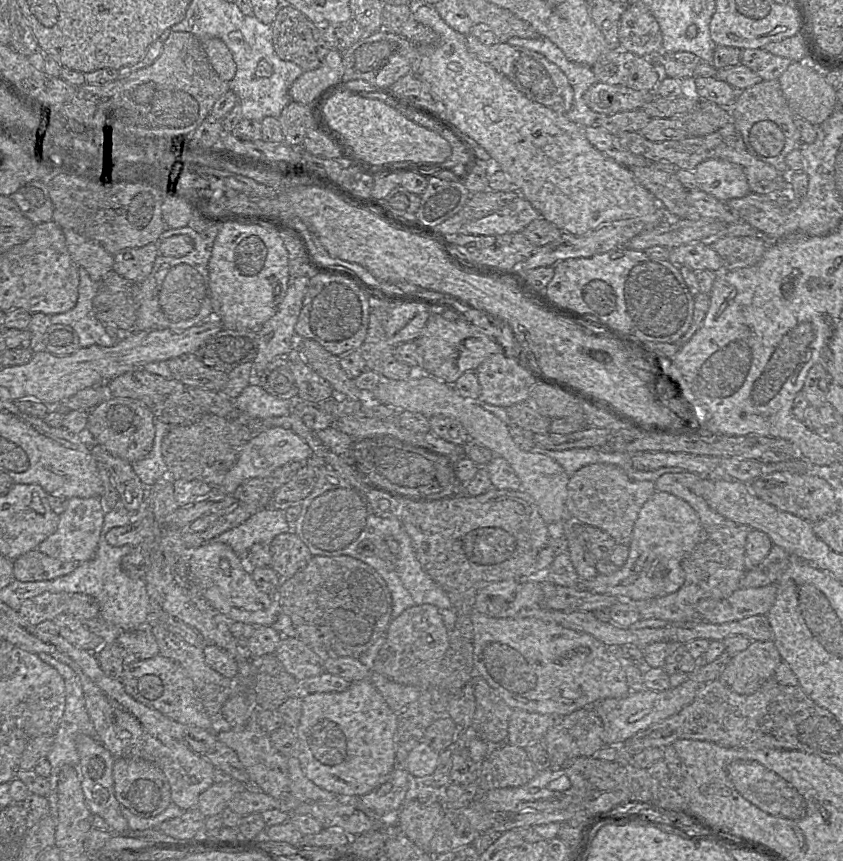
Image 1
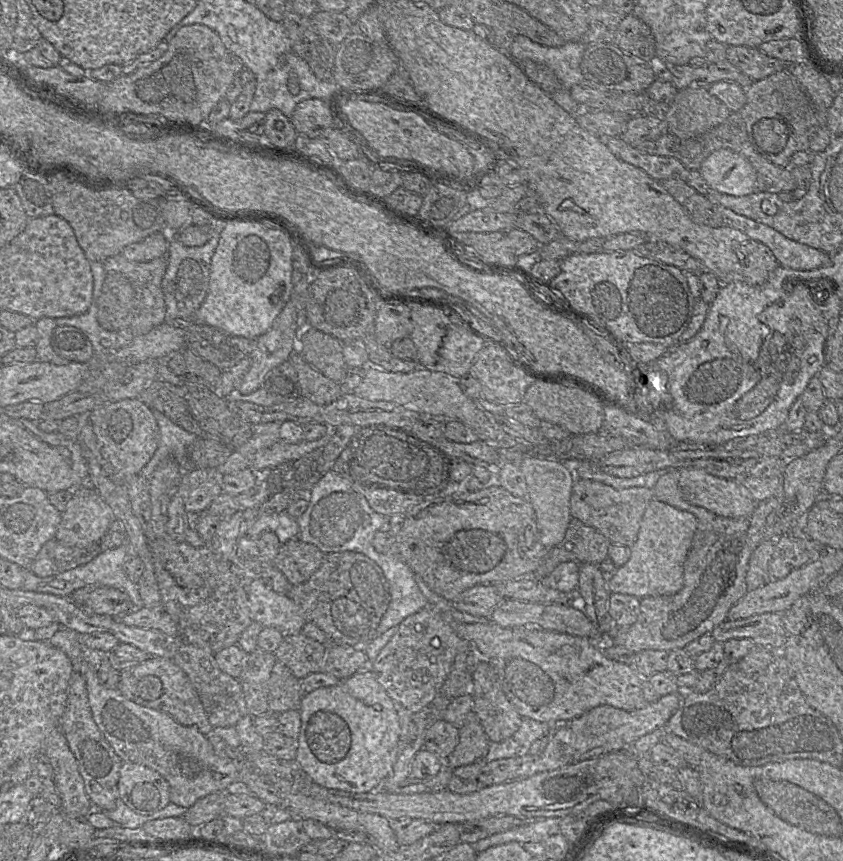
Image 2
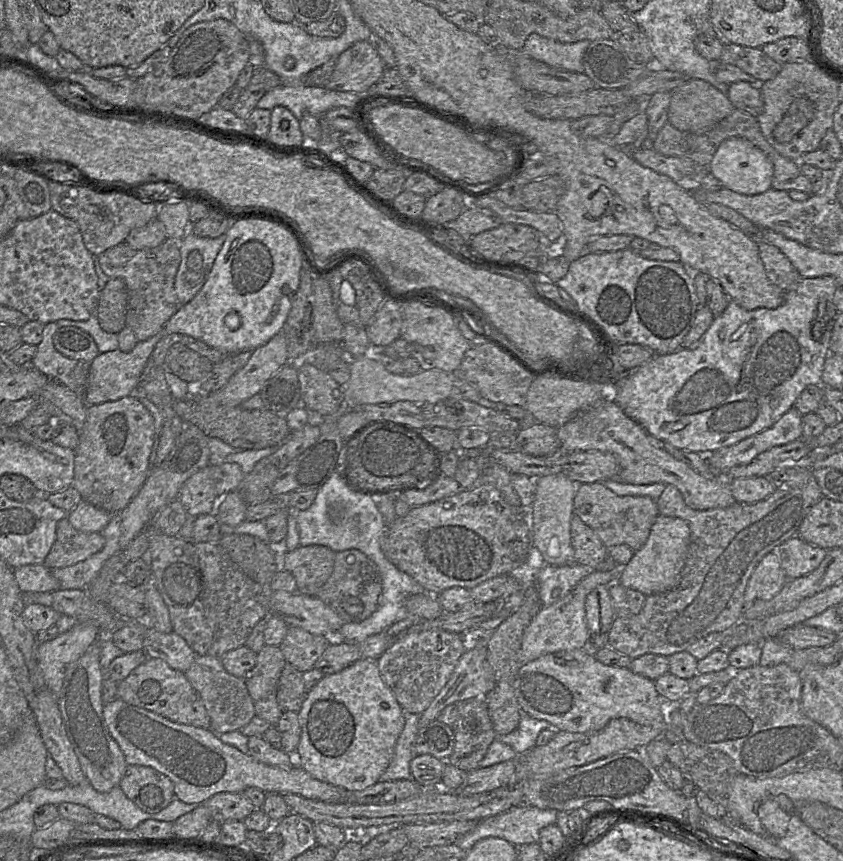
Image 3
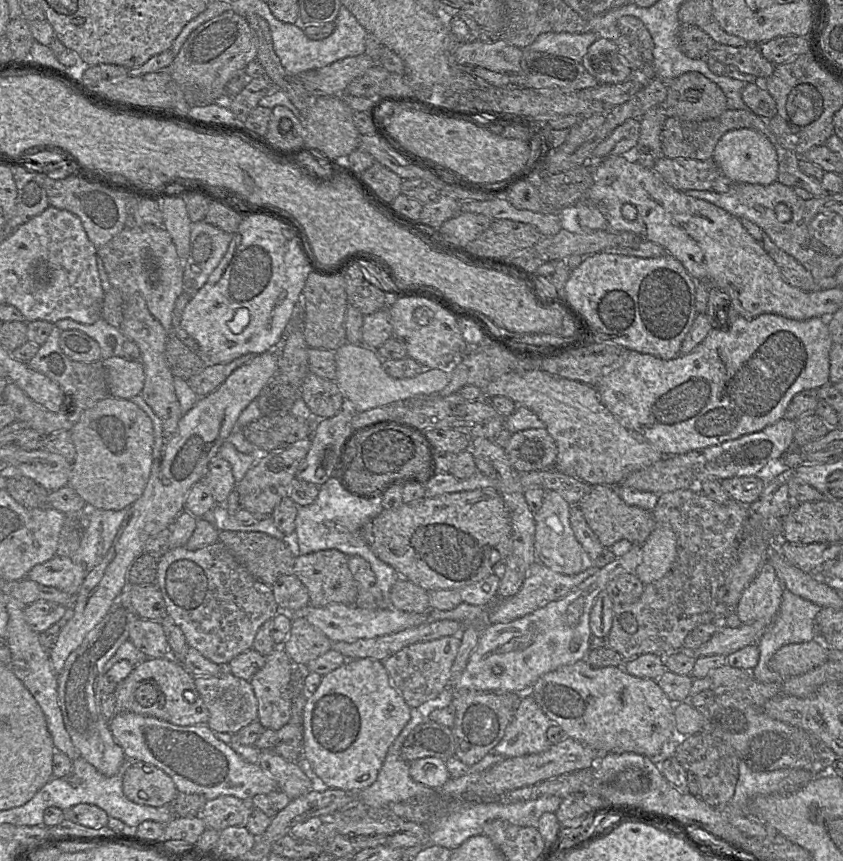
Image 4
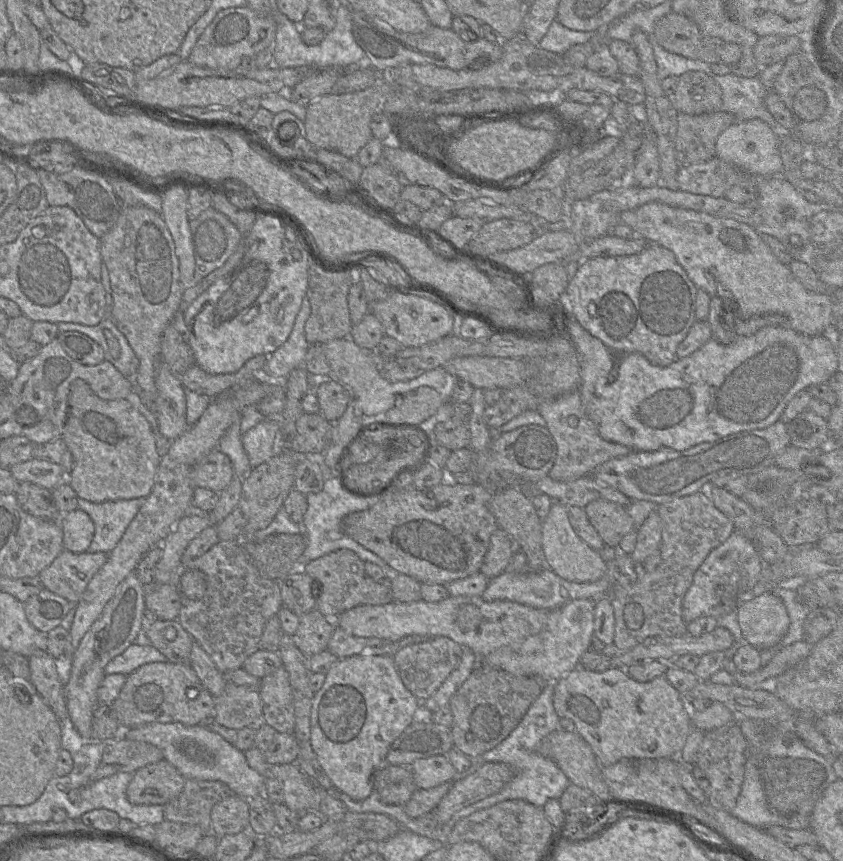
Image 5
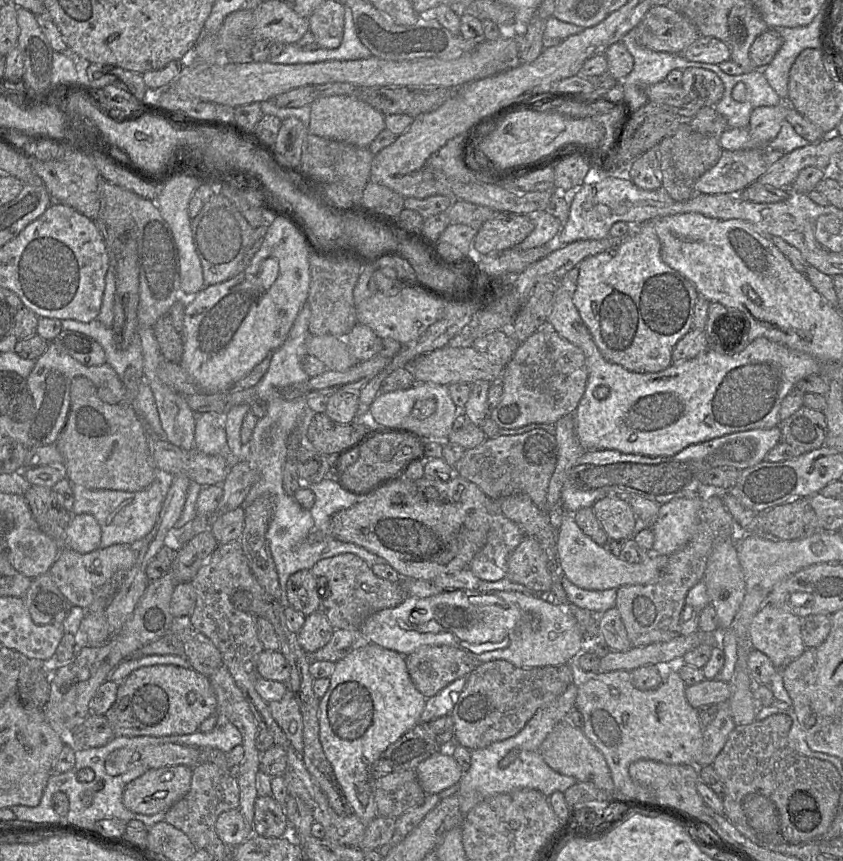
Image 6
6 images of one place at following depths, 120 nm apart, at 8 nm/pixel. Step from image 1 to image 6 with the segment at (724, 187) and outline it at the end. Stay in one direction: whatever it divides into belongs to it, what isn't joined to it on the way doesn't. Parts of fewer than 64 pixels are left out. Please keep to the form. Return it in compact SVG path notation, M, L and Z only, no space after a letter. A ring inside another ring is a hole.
M780 99L776 106L761 106L751 112L746 128L728 128L719 138L723 150L737 151L766 147L781 129L789 110L793 108L787 99Z

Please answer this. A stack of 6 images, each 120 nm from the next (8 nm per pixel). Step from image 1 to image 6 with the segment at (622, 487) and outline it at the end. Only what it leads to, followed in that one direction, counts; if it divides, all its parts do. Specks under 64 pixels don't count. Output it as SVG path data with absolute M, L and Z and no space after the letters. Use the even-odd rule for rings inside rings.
M604 497L596 501L592 509L609 540L623 540L630 537L637 517L627 502Z

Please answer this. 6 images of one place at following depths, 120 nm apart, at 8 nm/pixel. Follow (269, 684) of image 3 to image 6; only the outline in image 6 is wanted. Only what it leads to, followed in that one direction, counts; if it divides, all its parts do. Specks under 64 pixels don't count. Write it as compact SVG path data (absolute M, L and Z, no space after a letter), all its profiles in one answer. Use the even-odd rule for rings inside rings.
M291 690L279 701L268 703L269 710L294 750L303 753L303 721L299 706Z

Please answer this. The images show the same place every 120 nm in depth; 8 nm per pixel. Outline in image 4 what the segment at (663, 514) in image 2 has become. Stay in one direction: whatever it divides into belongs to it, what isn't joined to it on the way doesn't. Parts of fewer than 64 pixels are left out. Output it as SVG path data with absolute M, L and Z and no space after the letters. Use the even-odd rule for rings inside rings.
M656 524L642 547L642 559L634 574L644 585L664 577L677 557L677 540L667 525Z

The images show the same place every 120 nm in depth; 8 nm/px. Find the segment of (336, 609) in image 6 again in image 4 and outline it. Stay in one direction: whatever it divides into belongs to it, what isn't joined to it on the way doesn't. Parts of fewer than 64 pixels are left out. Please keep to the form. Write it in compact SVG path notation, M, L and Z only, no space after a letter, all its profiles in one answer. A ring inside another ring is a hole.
M336 549L321 550L295 557L293 574L306 586L309 605L315 608L331 603L354 605L357 598L357 584L348 566L349 556Z

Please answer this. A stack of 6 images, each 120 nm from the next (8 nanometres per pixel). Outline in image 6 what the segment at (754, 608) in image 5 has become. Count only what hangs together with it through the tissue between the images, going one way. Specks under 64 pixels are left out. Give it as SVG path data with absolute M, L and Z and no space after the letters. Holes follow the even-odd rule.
M765 603L749 626L753 649L765 654L775 668L782 669L803 654L802 619Z

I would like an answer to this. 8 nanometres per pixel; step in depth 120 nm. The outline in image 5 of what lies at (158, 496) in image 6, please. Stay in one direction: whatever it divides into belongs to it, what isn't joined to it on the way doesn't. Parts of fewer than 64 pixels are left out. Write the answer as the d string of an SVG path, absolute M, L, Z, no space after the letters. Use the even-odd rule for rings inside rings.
M141 497L93 503L78 498L78 509L86 512L95 526L94 536L87 552L110 553L145 501L146 497Z

